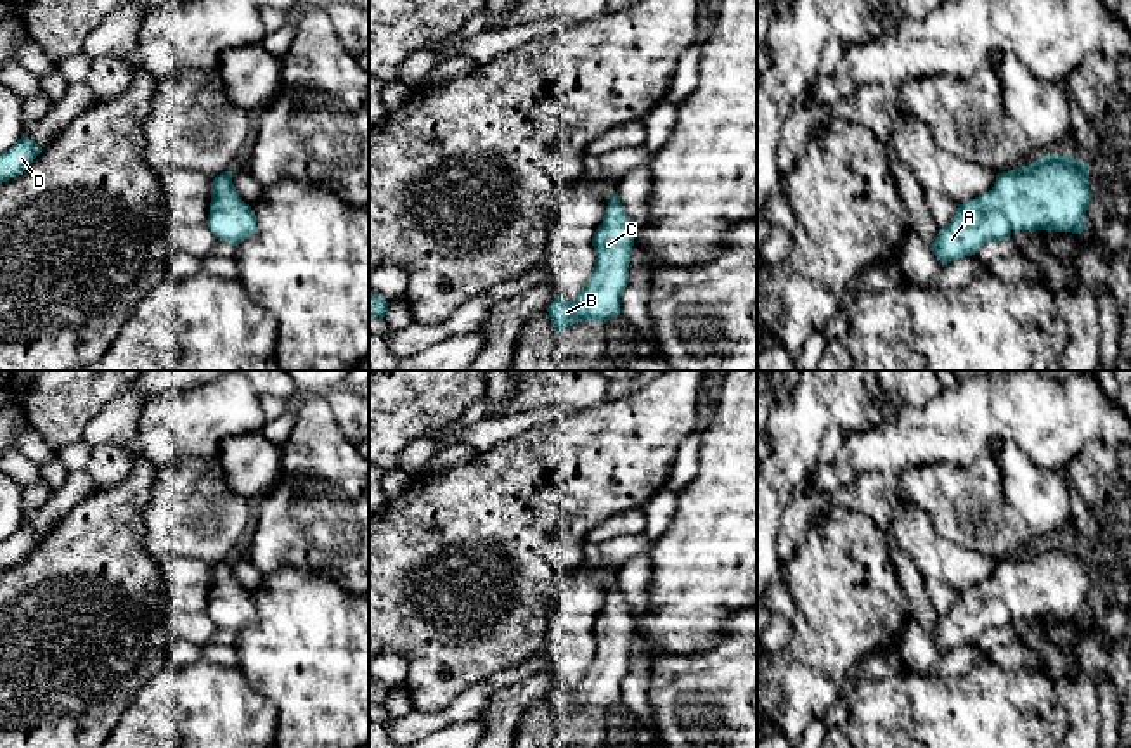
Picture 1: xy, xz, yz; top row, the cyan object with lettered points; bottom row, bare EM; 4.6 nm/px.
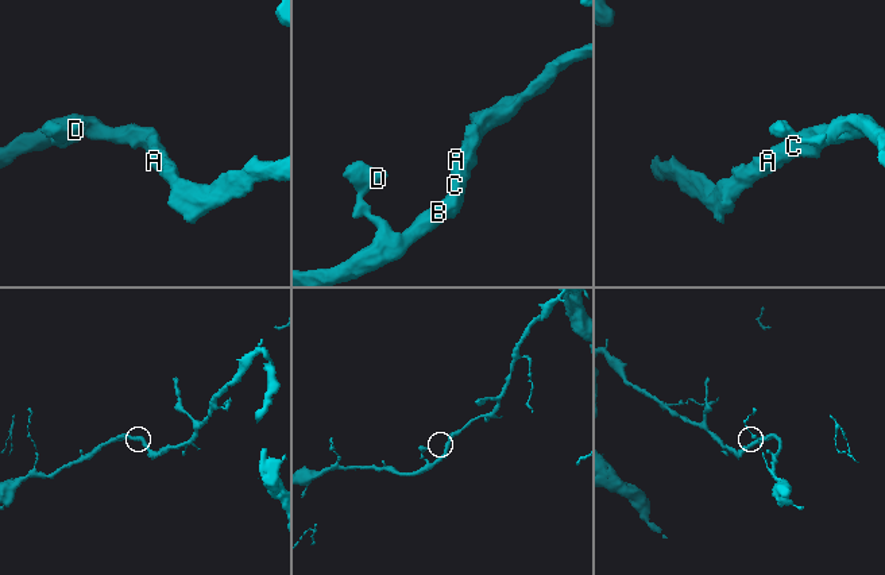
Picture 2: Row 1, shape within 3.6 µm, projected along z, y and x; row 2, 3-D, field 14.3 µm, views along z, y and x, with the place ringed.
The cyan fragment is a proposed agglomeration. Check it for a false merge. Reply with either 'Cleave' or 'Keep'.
Keep

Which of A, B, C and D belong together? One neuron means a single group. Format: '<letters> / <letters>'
A B C D

